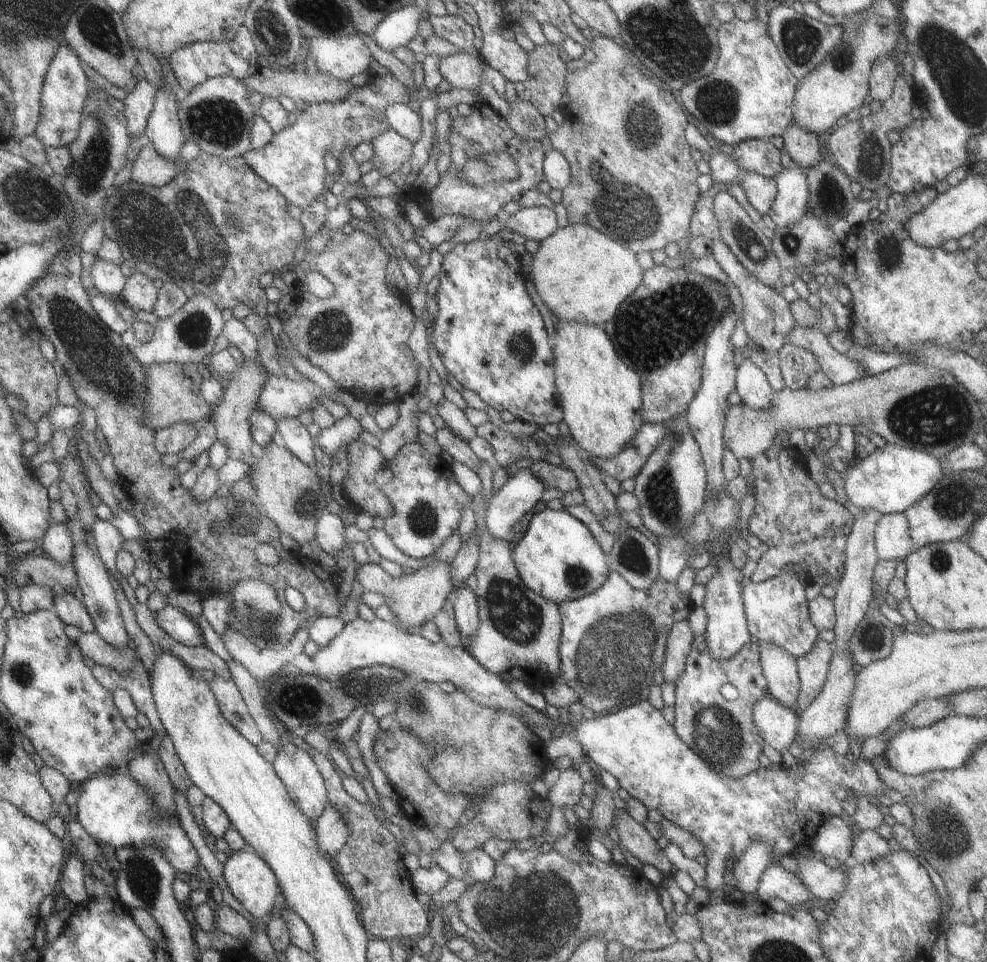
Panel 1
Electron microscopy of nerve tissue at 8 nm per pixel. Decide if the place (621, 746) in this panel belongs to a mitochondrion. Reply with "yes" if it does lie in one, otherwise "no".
no

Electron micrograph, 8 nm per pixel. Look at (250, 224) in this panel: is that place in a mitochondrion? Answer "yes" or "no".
no

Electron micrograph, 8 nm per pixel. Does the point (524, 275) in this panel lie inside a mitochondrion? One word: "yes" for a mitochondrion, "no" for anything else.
no

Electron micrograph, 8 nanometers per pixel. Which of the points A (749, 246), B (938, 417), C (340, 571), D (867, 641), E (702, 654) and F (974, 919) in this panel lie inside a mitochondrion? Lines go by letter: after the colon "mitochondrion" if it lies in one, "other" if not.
A: mitochondrion
B: mitochondrion
C: other
D: mitochondrion
E: other
F: other

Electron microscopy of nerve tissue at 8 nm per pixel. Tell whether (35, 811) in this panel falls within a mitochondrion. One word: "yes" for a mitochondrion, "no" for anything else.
no

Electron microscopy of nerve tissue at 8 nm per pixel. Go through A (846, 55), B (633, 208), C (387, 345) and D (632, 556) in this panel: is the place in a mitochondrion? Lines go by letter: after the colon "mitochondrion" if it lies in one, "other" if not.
A: mitochondrion
B: mitochondrion
C: other
D: mitochondrion

